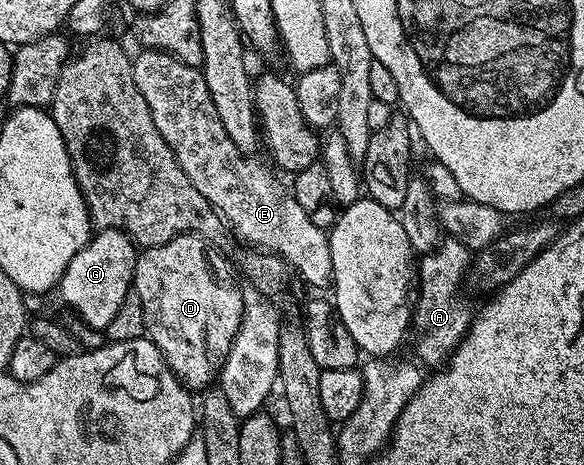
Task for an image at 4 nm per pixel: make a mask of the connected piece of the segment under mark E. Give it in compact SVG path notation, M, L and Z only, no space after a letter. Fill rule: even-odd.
M148 48L140 53L133 60L133 82L137 82L137 90L141 98L145 98L149 114L153 114L153 122L157 122L157 130L161 130L161 138L169 142L169 150L173 150L181 170L189 174L189 182L193 182L193 186L205 194L233 236L244 240L252 249L281 257L298 275L300 272L305 279L311 280L313 287L326 289L332 283L328 233L309 222L309 214L297 206L294 195L275 181L274 174L263 168L261 161L254 160L254 155L243 153L233 144L233 138L225 134L225 126L221 126L213 98L209 98L209 86L205 86L202 71L170 56L168 52L158 52L156 48Z

